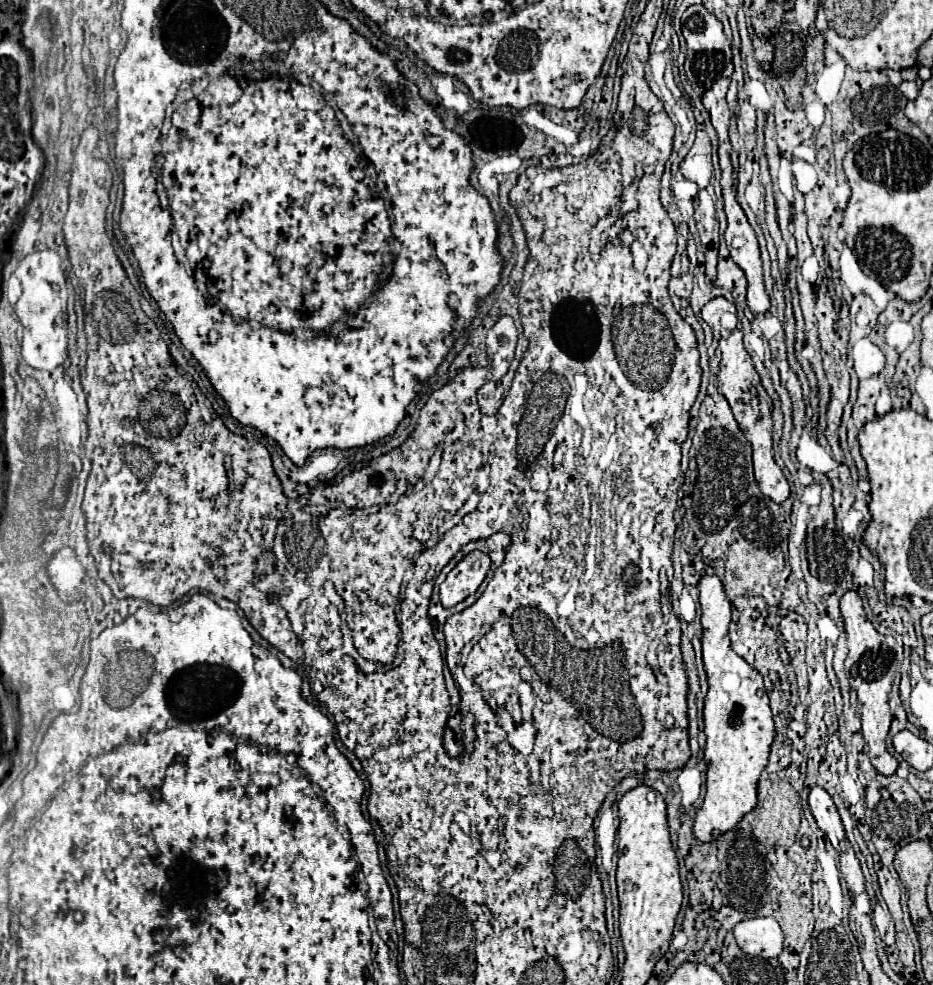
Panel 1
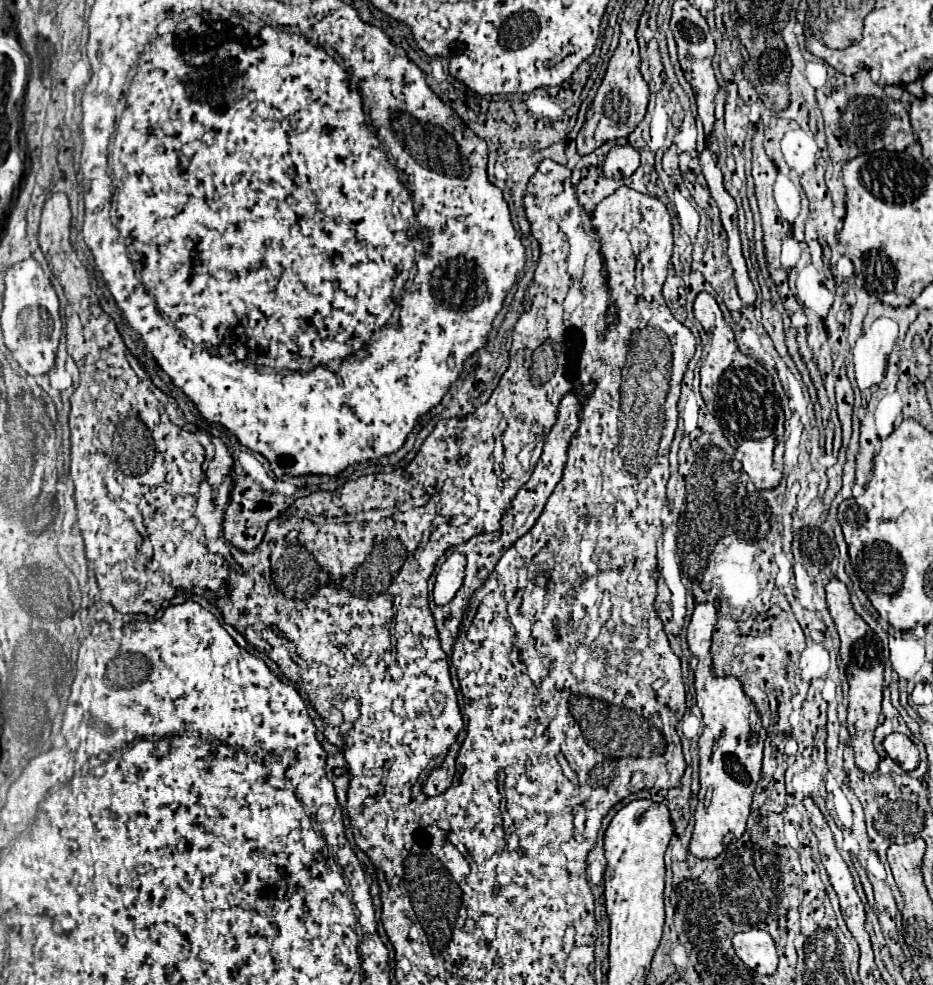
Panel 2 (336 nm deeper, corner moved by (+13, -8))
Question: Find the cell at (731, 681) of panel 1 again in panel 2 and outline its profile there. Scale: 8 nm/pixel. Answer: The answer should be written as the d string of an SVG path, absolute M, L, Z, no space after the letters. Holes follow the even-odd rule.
M702 602L696 604L694 612L692 612L692 620L688 624L688 648L692 652L692 656L698 658L698 666L694 670L696 674L696 704L702 710L704 716L704 732L698 738L698 748L700 748L700 804L706 804L704 810L696 810L694 818L694 832L692 832L692 840L690 840L690 854L694 854L696 858L716 858L724 846L732 840L738 840L744 832L746 832L746 820L750 814L750 806L752 806L752 794L756 788L756 782L760 780L760 768L762 768L762 740L764 740L764 728L760 724L760 716L756 710L756 704L752 702L752 698L744 692L742 684L738 678L734 676L726 676L726 678L716 678L714 670L712 670L712 654L710 654L710 638L712 638L712 630L716 624L716 608L710 602ZM750 734L758 734L758 742L754 746L748 744L748 736Z

